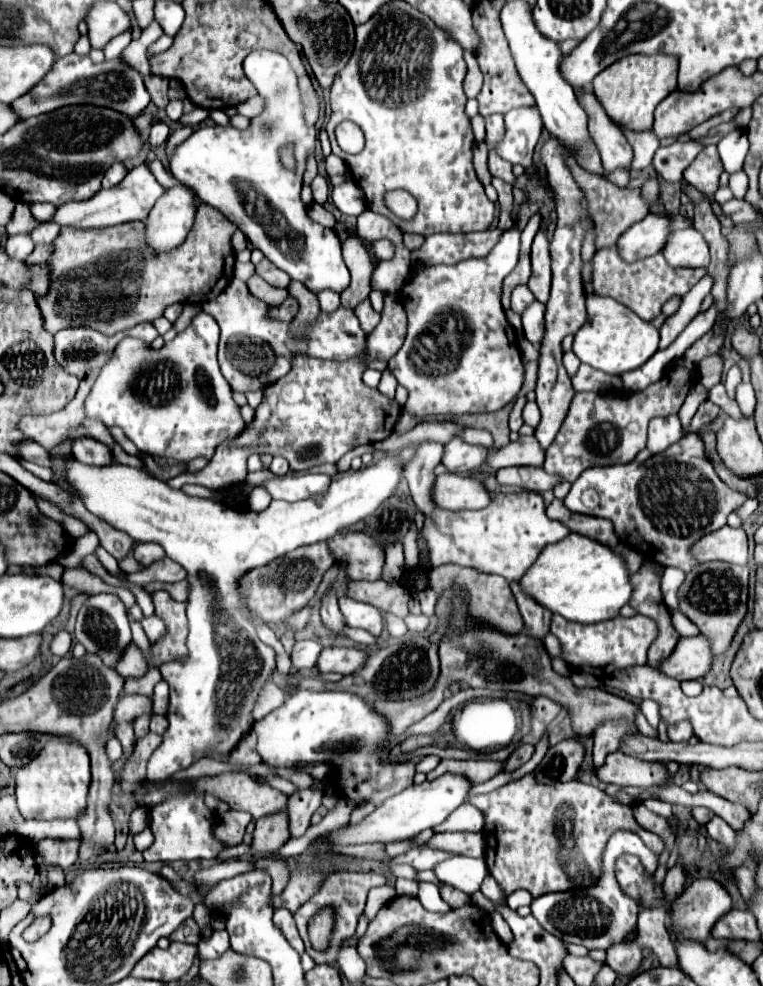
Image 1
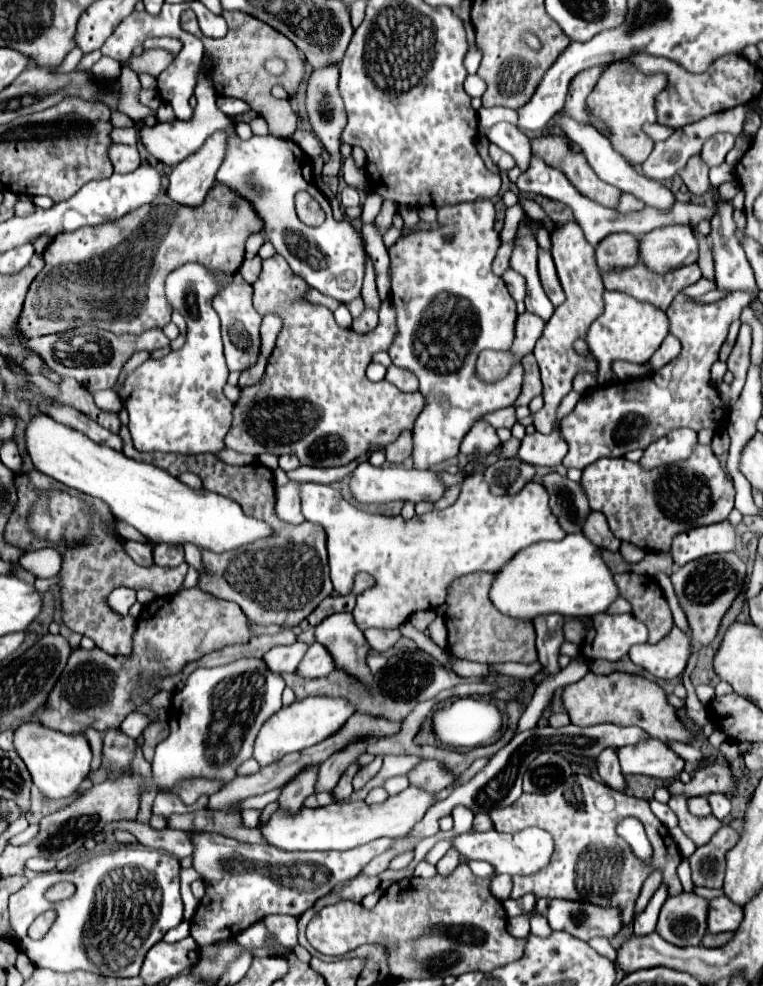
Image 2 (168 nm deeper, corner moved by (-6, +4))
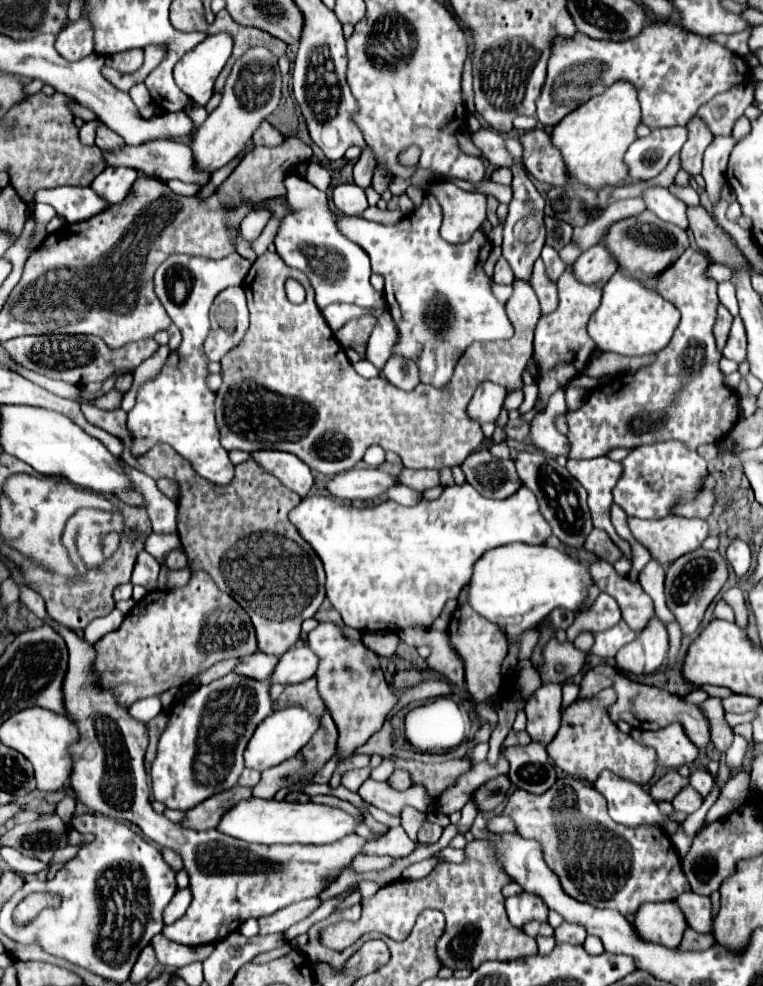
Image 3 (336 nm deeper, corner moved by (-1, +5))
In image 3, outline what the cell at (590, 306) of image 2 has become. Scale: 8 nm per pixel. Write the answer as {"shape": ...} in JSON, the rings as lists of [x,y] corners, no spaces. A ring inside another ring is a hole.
{"shape":[[[567,266],[565,274],[557,282],[559,288],[559,306],[555,312],[545,314],[539,318],[535,328],[535,354],[533,360],[537,362],[539,370],[539,394],[547,402],[551,392],[557,388],[565,388],[567,382],[581,374],[595,350],[593,340],[587,336],[587,320],[601,304],[601,290],[595,286],[585,286],[575,280],[571,274],[571,266]]]}

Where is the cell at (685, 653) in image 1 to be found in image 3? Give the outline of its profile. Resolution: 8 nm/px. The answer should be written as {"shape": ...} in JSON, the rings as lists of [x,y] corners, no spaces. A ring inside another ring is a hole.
{"shape":[[[651,618],[647,622],[647,628],[643,628],[643,632],[637,634],[631,644],[625,644],[615,654],[615,662],[619,670],[635,676],[653,674],[663,666],[667,650],[669,638],[665,624],[659,618]]]}

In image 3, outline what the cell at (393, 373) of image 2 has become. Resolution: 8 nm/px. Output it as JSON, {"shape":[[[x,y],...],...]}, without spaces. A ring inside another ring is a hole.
{"shape":[[[391,356],[383,368],[387,380],[405,390],[405,392],[411,392],[421,380],[419,380],[419,368],[413,360],[403,360],[403,356]]]}

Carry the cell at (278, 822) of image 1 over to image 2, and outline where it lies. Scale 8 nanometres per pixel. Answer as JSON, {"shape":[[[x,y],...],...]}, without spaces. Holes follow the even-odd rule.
{"shape":[[[318,767],[304,769],[294,781],[290,781],[282,789],[282,793],[278,797],[278,809],[280,811],[294,811],[294,813],[298,813],[304,807],[304,799],[308,795],[312,795],[312,791],[314,791],[316,771],[318,771]]]}

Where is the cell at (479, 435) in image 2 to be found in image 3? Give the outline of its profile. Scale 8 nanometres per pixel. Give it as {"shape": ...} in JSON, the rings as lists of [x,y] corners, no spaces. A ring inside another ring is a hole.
{"shape":[[[489,380],[479,384],[479,388],[475,390],[475,396],[469,402],[469,418],[477,420],[479,424],[483,422],[495,422],[501,406],[505,400],[505,388],[499,384],[491,384]]]}

